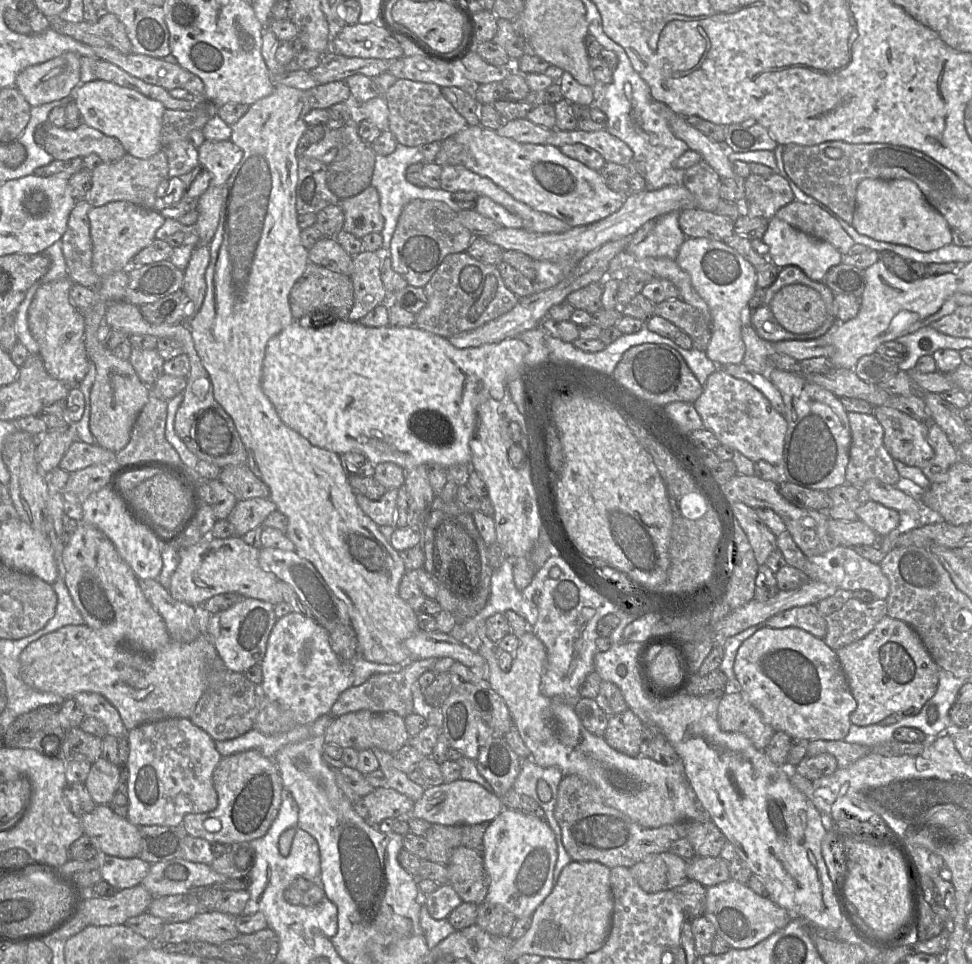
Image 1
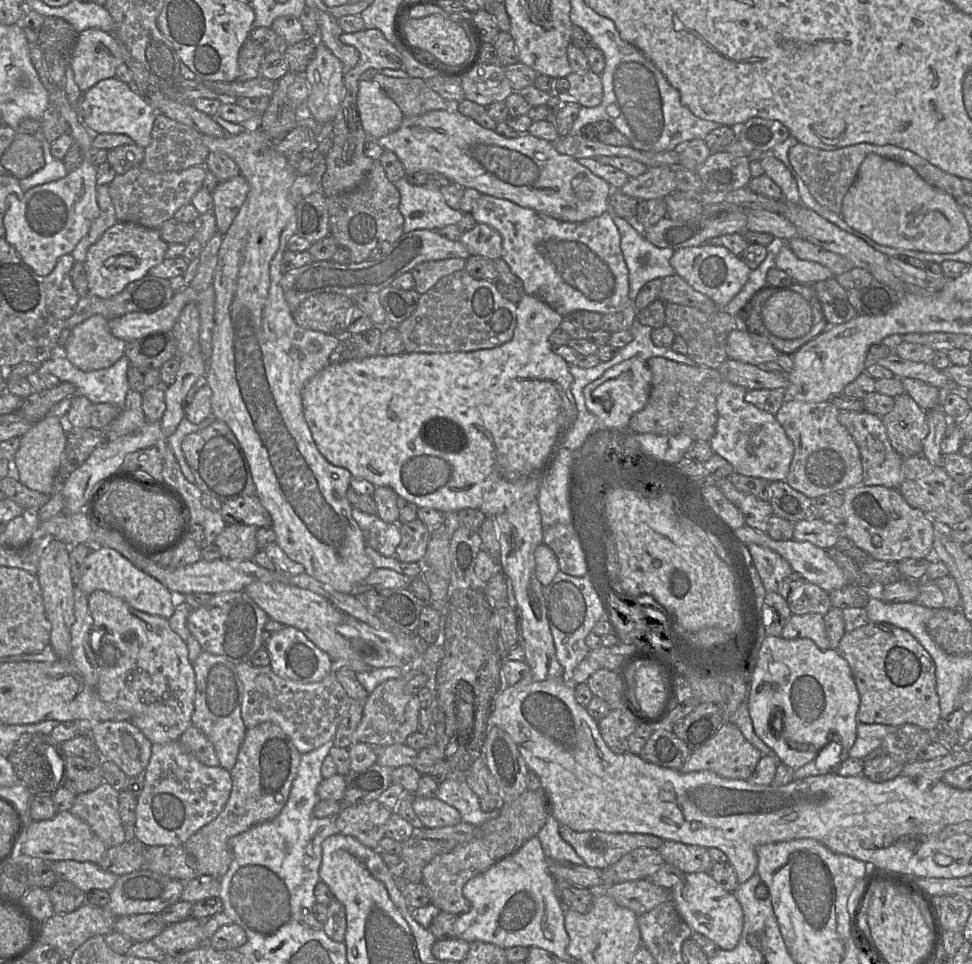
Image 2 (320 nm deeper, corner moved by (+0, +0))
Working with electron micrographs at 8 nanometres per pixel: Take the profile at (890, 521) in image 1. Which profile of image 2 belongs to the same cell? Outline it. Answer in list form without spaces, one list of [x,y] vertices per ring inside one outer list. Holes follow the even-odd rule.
[[[879,485],[850,487],[843,491],[843,506],[845,523],[842,534],[872,558],[900,562],[933,555],[937,525],[920,509],[911,507],[899,490]]]

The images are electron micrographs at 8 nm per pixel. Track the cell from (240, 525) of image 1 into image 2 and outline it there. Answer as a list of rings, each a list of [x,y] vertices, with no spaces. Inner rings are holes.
[[[226,525],[214,542],[219,548],[222,558],[241,561],[253,560],[258,551],[257,529],[253,525]]]

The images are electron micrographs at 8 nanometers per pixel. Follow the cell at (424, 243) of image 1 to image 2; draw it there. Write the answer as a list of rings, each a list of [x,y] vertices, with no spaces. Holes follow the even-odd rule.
[[[448,258],[426,261],[416,265],[412,270],[415,279],[414,289],[421,295],[432,288],[442,277],[465,268],[463,258]]]

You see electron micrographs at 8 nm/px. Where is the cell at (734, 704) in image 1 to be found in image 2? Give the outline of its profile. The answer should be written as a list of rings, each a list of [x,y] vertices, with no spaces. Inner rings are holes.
[[[725,721],[712,738],[692,752],[680,772],[686,774],[708,770],[723,778],[747,780],[754,772],[761,756],[761,752],[745,739],[733,722]]]

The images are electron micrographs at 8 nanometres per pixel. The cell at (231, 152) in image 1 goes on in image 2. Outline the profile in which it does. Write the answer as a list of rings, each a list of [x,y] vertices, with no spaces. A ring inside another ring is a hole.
[[[242,175],[220,182],[211,193],[216,218],[216,233],[224,235],[243,205],[249,184]]]

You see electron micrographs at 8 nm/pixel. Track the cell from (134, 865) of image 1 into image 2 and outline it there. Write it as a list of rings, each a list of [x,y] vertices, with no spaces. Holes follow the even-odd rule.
[[[54,861],[51,870],[55,873],[56,880],[69,881],[84,893],[95,889],[110,892],[119,878],[92,862]]]

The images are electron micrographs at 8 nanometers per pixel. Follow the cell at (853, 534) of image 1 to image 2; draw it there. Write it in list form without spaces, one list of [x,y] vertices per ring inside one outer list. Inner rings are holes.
[[[820,518],[800,520],[794,523],[794,540],[808,541],[825,550],[834,547],[841,535],[841,526],[836,526]]]

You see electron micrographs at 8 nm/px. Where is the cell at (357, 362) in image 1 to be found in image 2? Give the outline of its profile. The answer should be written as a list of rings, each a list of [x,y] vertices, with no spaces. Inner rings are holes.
[[[528,294],[522,296],[516,313],[517,323],[512,339],[492,349],[449,353],[404,352],[390,356],[375,355],[338,364],[328,363],[307,382],[302,391],[304,417],[320,453],[331,464],[349,470],[353,478],[365,479],[375,487],[390,487],[398,496],[414,503],[418,508],[430,507],[441,512],[475,508],[486,516],[495,517],[517,501],[538,500],[541,476],[551,466],[559,450],[567,448],[577,451],[575,439],[567,439],[567,433],[576,420],[577,407],[571,392],[573,376],[569,371],[569,364],[552,351],[549,343],[549,336],[560,327],[564,317],[540,299]]]

